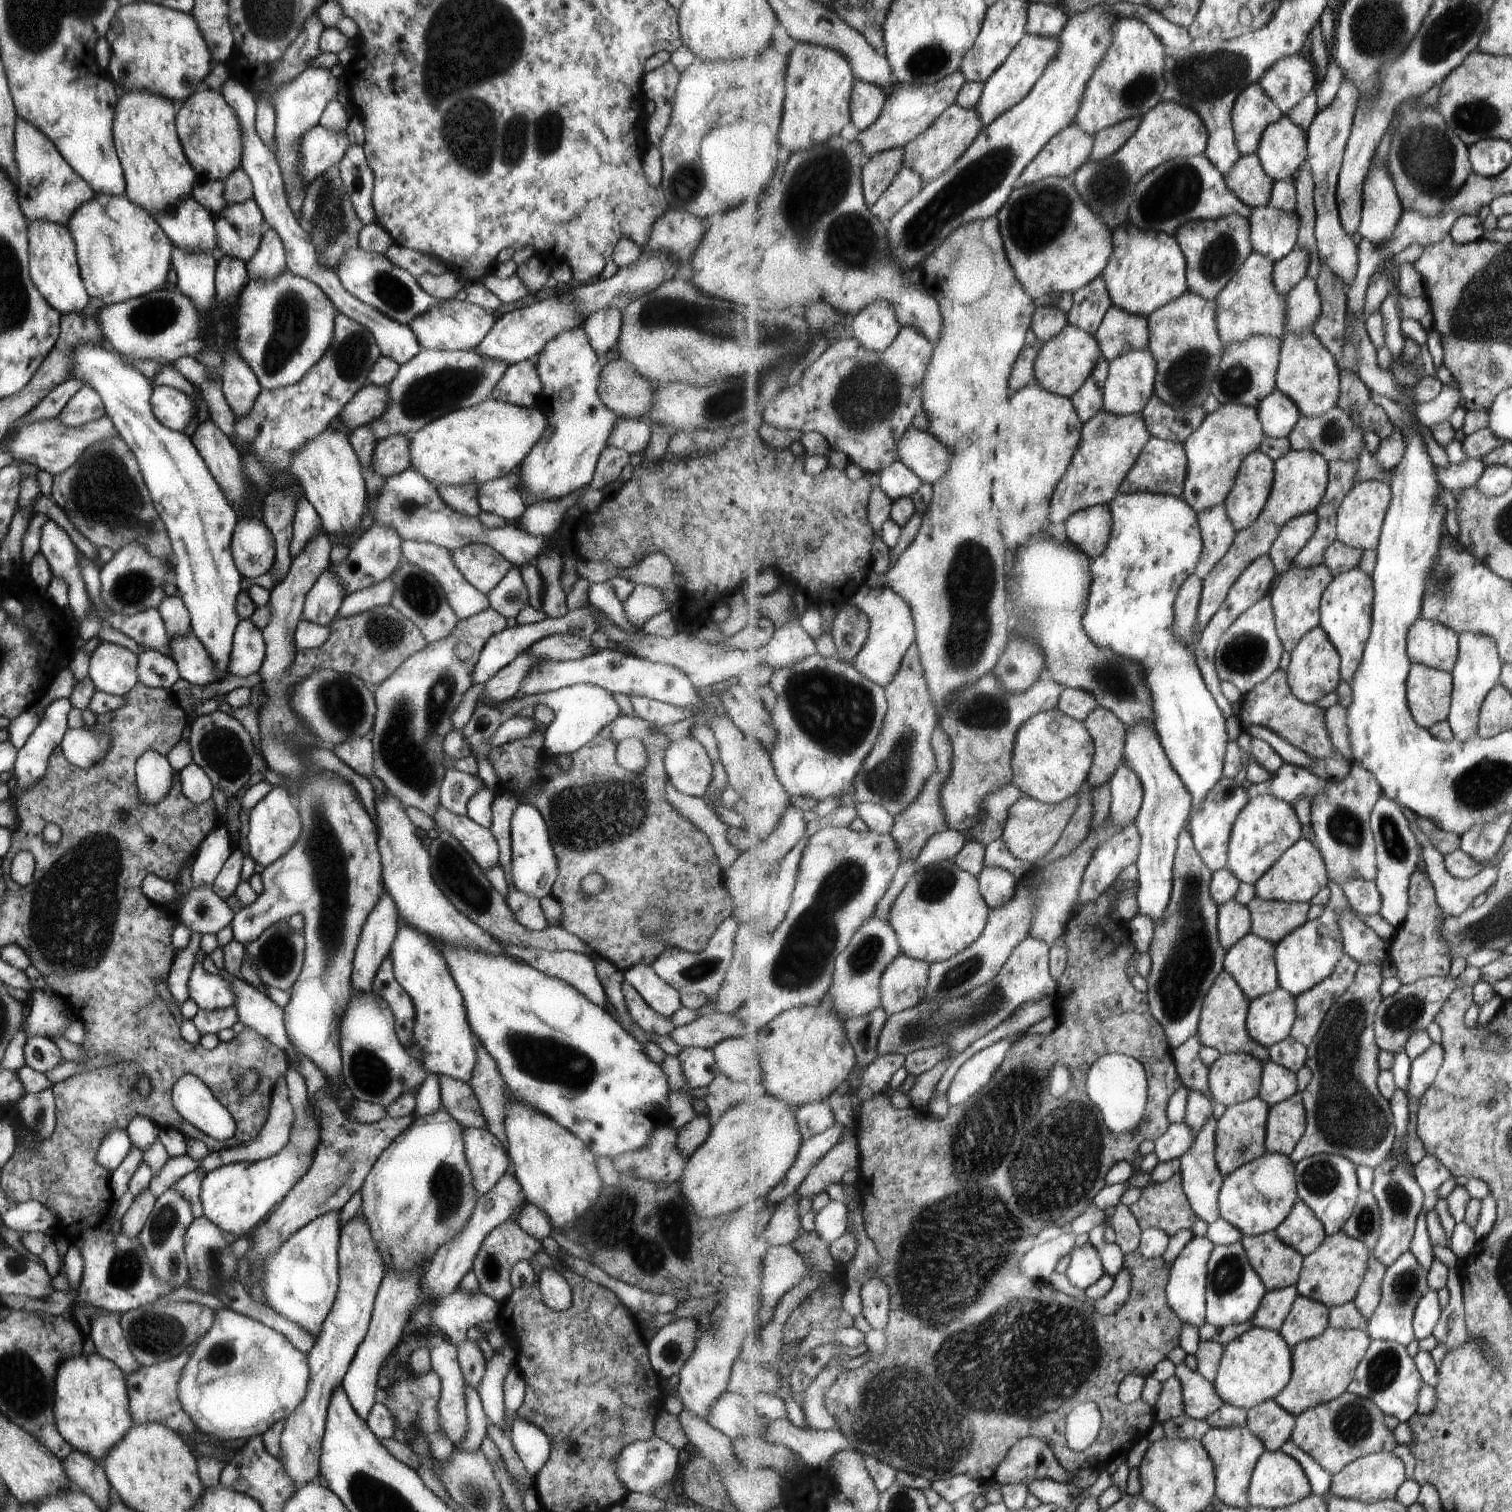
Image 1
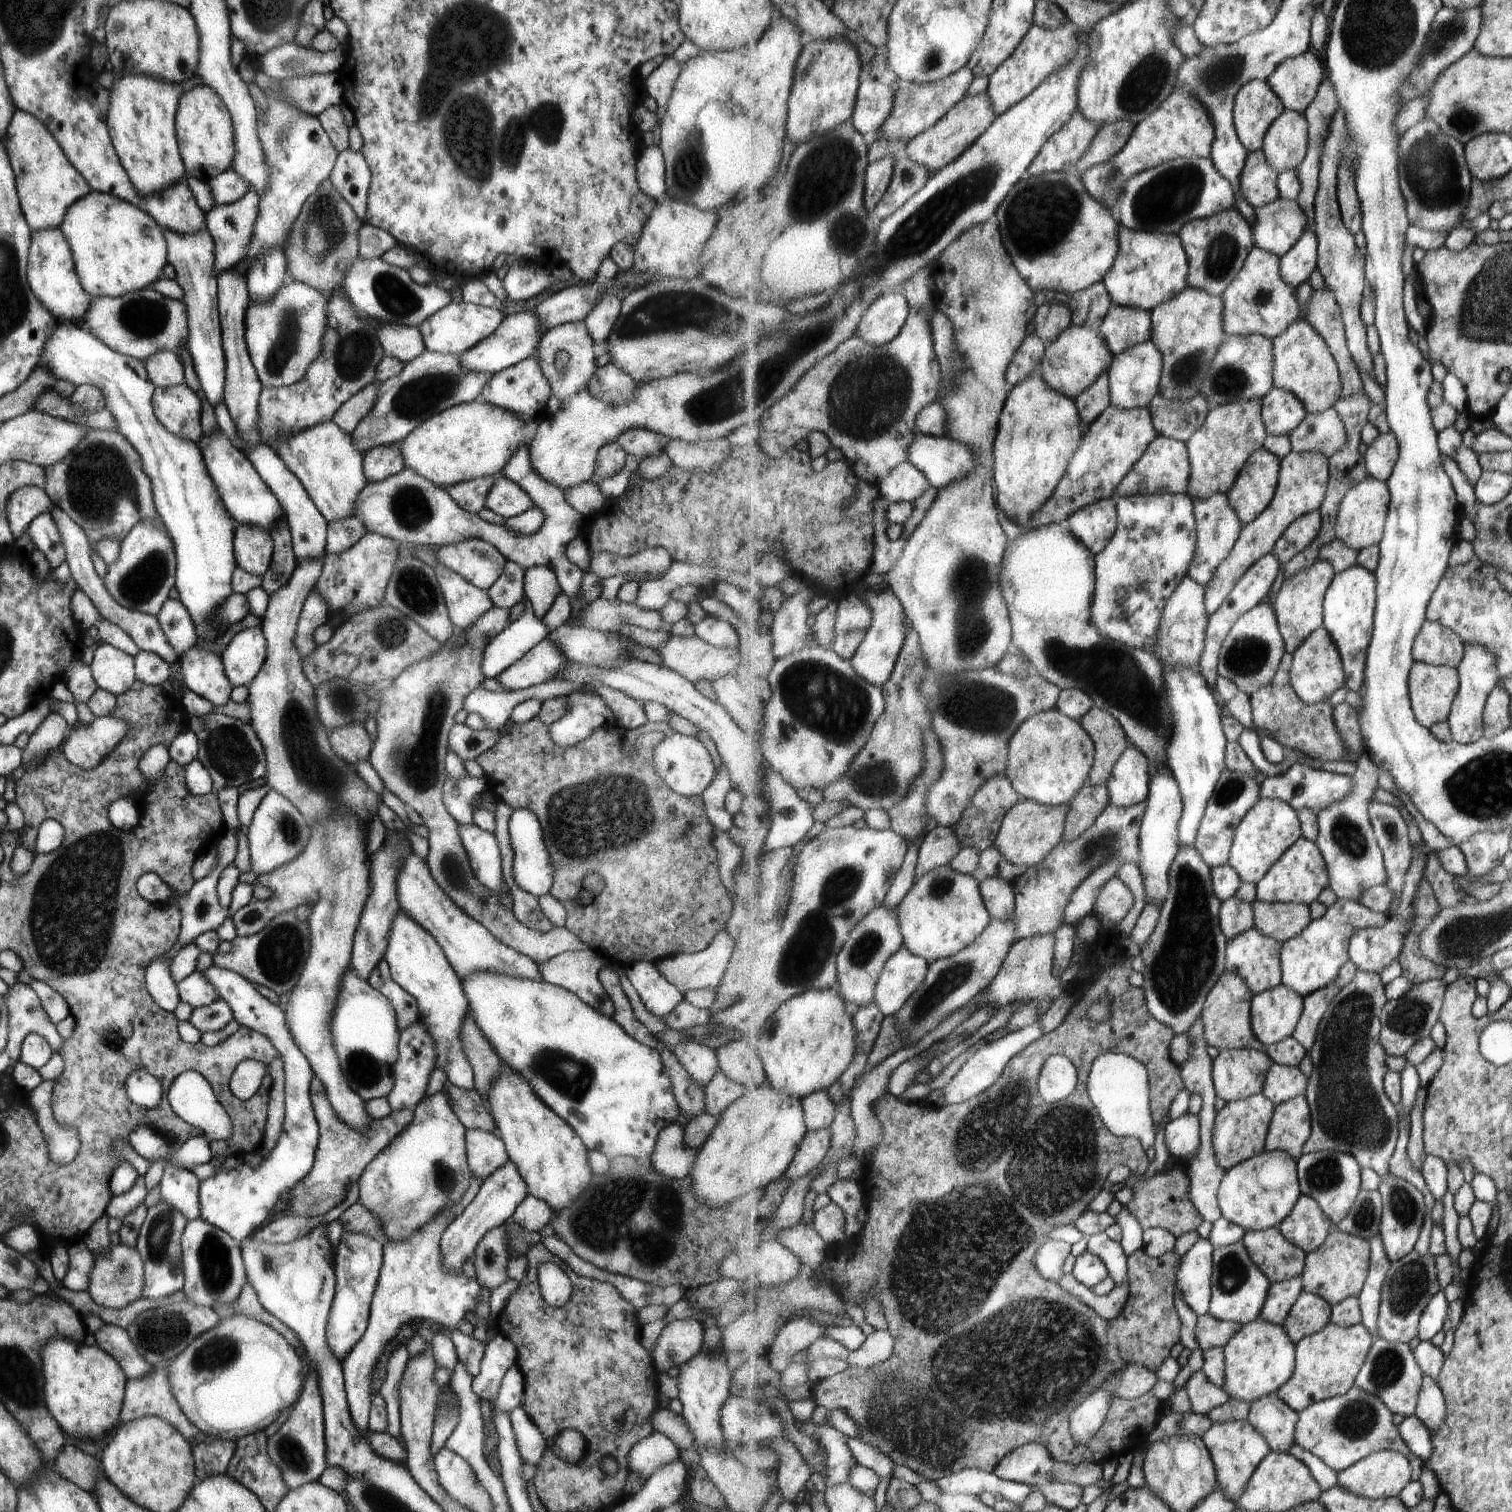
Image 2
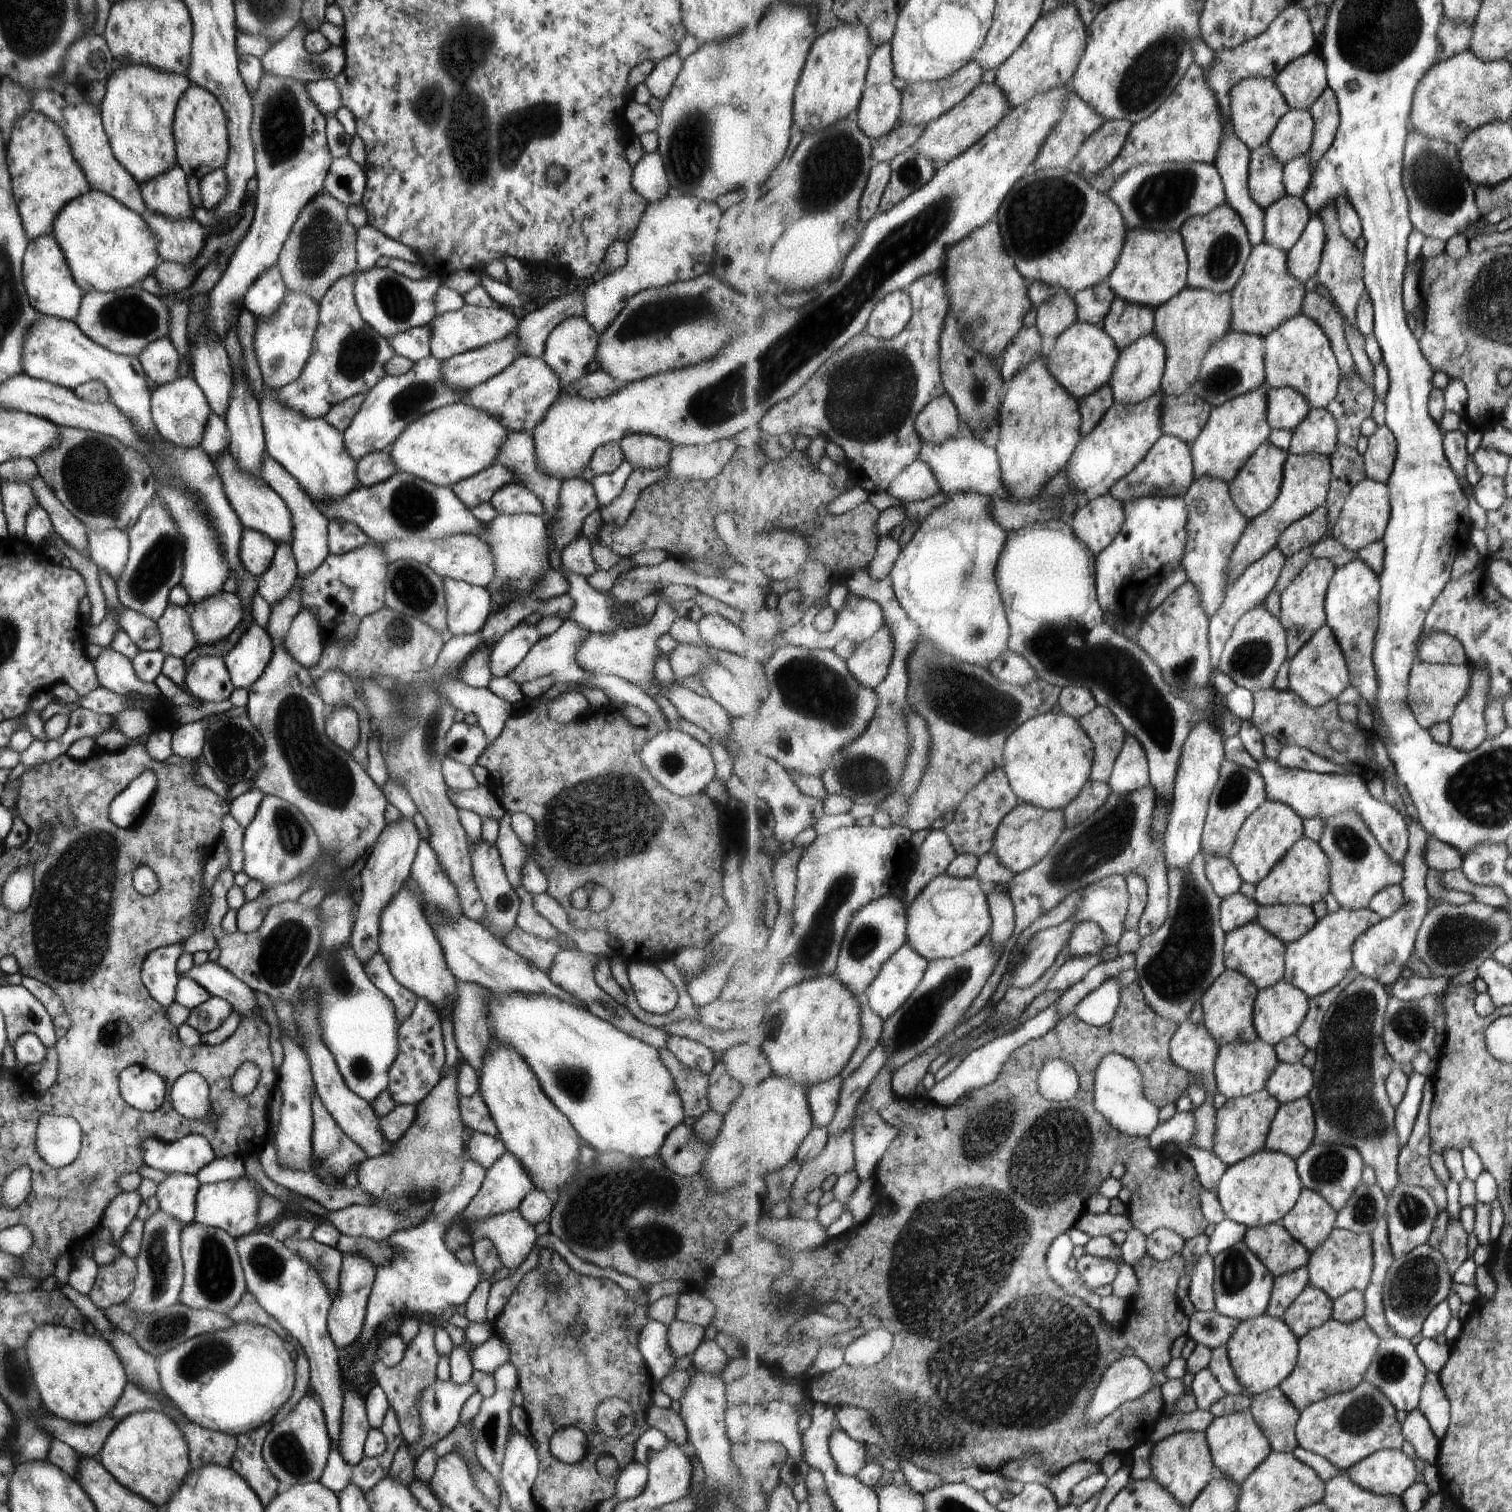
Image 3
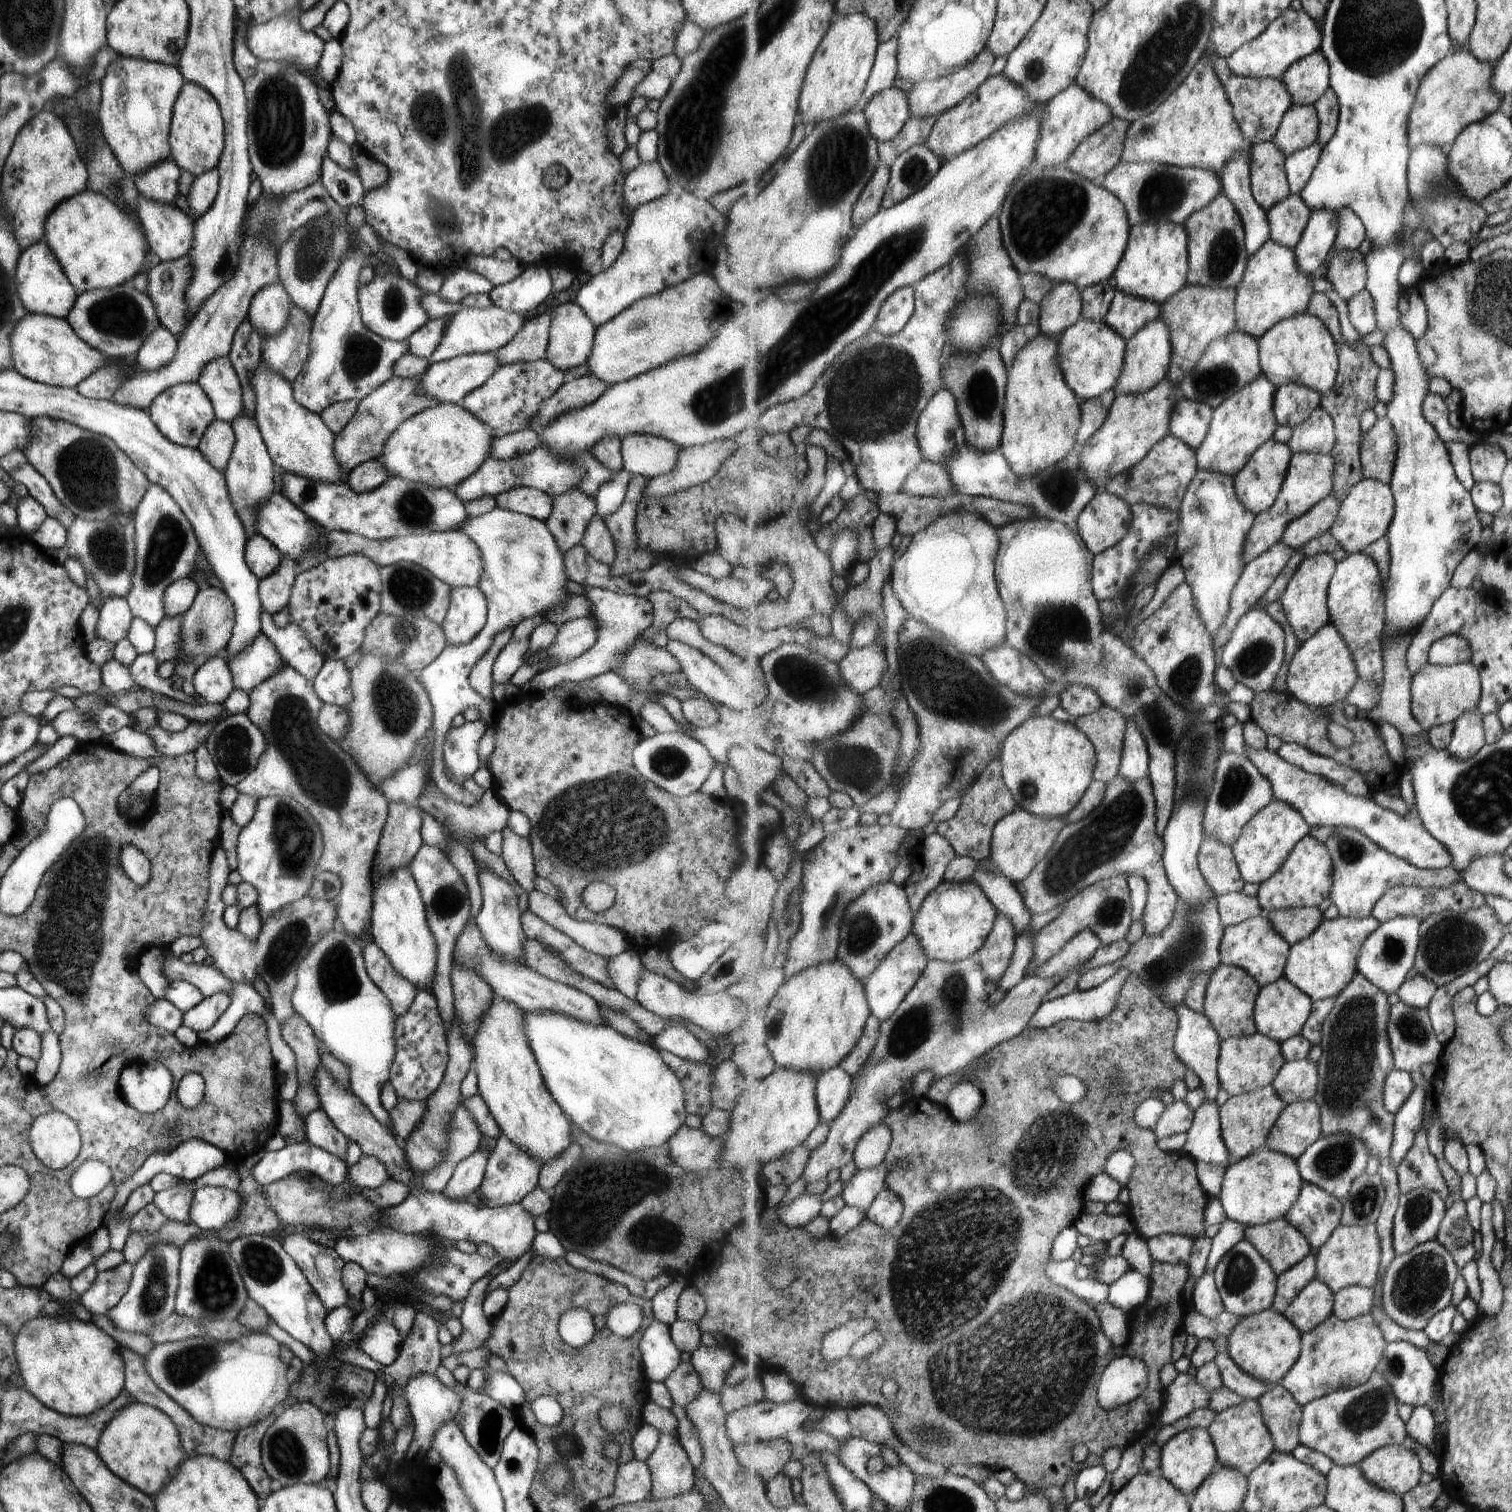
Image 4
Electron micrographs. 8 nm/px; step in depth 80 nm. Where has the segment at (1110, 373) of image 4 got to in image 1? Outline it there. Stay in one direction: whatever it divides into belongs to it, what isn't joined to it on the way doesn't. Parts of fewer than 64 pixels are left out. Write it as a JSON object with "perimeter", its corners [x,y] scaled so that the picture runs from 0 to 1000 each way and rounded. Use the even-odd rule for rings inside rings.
{"perimeter":[[[708,214],[700,222],[689,228],[685,238],[685,249],[688,255],[695,261],[709,263],[723,249],[723,245],[726,243],[728,237],[729,233],[725,222]]]}

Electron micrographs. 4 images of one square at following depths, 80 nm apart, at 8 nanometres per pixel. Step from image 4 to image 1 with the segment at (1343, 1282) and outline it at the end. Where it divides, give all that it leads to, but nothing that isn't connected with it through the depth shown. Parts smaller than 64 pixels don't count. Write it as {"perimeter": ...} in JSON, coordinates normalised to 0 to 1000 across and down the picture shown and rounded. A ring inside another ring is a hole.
{"perimeter":[[[888,814],[878,817],[874,825],[863,831],[862,839],[858,849],[859,856],[872,860],[879,864],[879,866],[896,861],[905,842],[906,833],[906,826],[900,820],[897,820]]]}

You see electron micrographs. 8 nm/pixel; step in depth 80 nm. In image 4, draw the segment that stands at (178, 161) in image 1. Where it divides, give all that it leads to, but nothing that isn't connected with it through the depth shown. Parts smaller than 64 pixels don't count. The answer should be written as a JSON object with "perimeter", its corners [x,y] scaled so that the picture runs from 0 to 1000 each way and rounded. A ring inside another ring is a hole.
{"perimeter":[[[76,36],[71,42],[69,50],[66,53],[66,67],[63,79],[70,95],[83,115],[95,115],[103,108],[112,104],[111,86],[114,70],[122,54],[117,45],[104,41]]]}

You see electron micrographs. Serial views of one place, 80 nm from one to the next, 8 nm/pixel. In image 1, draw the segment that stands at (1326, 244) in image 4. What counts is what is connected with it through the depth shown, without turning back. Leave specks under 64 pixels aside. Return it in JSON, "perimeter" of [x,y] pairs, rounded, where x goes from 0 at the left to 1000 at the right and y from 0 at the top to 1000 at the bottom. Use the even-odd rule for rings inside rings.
{"perimeter":[[[856,164],[855,167],[851,168],[844,174],[844,178],[842,179],[842,187],[844,187],[845,192],[847,192],[847,194],[853,195],[853,193],[864,183],[866,169],[867,168],[863,164]]]}

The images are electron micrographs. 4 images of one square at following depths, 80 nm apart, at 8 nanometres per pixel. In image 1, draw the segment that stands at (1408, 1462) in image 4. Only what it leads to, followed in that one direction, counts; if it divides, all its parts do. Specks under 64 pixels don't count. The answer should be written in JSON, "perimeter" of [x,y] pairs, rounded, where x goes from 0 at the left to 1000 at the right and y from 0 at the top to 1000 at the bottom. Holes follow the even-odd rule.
{"perimeter":[[[917,960],[909,961],[892,968],[886,974],[882,976],[882,980],[880,980],[878,988],[910,995],[915,992],[923,991],[924,987],[929,980],[931,980],[929,968],[927,964]]]}

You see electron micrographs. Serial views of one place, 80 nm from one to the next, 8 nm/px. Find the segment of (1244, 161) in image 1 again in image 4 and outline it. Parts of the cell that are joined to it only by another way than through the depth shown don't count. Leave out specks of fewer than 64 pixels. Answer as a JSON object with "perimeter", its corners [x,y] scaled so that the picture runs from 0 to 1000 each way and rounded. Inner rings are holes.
{"perimeter":[[[842,93],[830,96],[828,99],[828,128],[837,140],[854,129],[851,104]]]}

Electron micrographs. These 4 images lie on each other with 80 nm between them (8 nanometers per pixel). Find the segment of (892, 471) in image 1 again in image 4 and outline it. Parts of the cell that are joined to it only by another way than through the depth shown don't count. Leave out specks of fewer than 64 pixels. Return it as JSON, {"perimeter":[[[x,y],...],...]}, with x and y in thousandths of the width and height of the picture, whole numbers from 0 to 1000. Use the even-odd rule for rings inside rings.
{"perimeter":[[[611,304],[599,316],[595,325],[604,329],[626,329],[634,325],[631,323],[629,315],[622,306]]]}

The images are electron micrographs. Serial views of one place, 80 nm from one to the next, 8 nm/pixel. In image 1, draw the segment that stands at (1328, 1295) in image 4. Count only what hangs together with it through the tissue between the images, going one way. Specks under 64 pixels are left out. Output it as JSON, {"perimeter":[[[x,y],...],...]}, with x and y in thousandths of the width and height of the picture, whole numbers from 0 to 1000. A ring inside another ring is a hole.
{"perimeter":[[[860,857],[847,881],[853,890],[856,892],[863,886],[874,884],[879,879],[880,868],[880,866],[875,861]]]}

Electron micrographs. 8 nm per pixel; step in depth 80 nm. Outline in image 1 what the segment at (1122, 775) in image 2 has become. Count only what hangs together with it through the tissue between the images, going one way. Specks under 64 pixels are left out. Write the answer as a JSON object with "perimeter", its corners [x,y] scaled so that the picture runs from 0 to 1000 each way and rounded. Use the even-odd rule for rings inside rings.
{"perimeter":[[[743,504],[734,519],[735,523],[734,540],[736,540],[736,545],[743,548],[751,544],[752,540],[757,533],[757,526],[757,518],[755,517],[752,509]]]}

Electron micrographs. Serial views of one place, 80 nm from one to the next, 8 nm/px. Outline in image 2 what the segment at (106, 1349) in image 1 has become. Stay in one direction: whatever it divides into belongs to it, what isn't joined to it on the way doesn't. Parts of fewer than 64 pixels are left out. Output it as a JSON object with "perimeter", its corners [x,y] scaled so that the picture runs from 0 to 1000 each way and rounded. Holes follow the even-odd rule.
{"perimeter":[[[67,874],[62,883],[63,890],[77,900],[84,912],[93,911],[102,905],[91,894],[83,879]]]}

